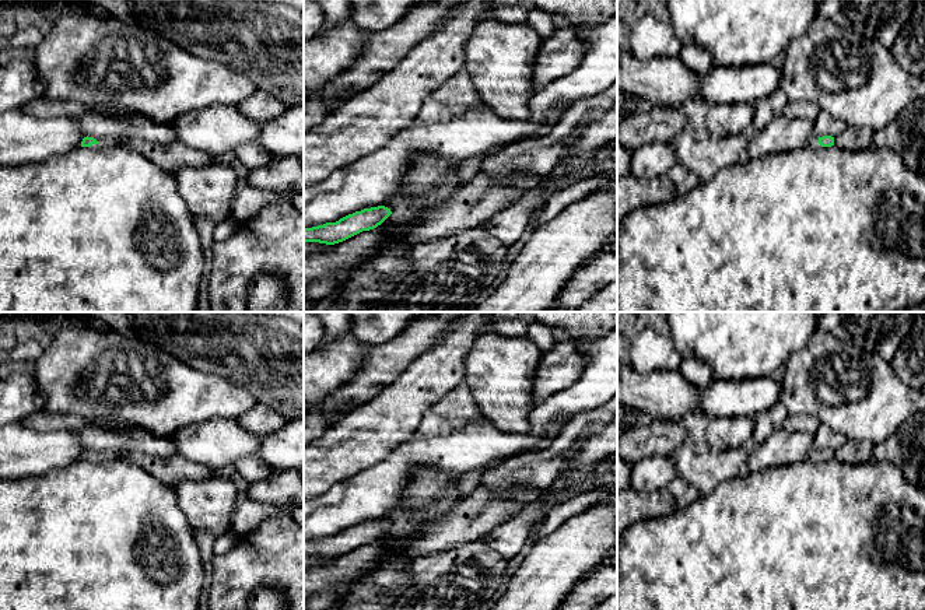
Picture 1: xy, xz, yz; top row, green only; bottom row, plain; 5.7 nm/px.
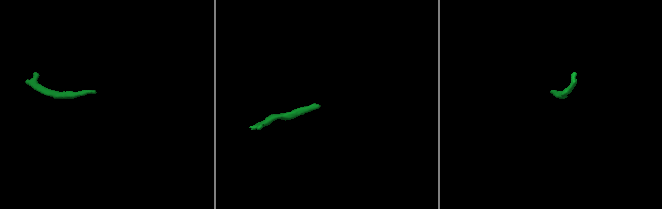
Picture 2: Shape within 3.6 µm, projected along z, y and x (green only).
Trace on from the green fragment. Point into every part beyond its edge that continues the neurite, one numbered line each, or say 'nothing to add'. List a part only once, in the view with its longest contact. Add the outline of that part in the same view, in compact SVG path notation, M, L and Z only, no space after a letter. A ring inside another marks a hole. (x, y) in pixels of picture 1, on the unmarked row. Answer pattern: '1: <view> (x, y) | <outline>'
1: xy (114, 455) | M125 445L120 446L119 449L113 449L113 451L94 451L98 456L90 459L90 462L104 462L104 460L109 460L109 462L115 462L115 460L122 460L122 458L126 453L132 453L132 452L137 452L136 448L132 448L130 445Z

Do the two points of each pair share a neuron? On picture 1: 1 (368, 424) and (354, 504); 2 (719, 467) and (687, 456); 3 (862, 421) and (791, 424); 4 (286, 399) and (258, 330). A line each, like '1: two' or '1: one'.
1: two
2: one
3: two
4: one

